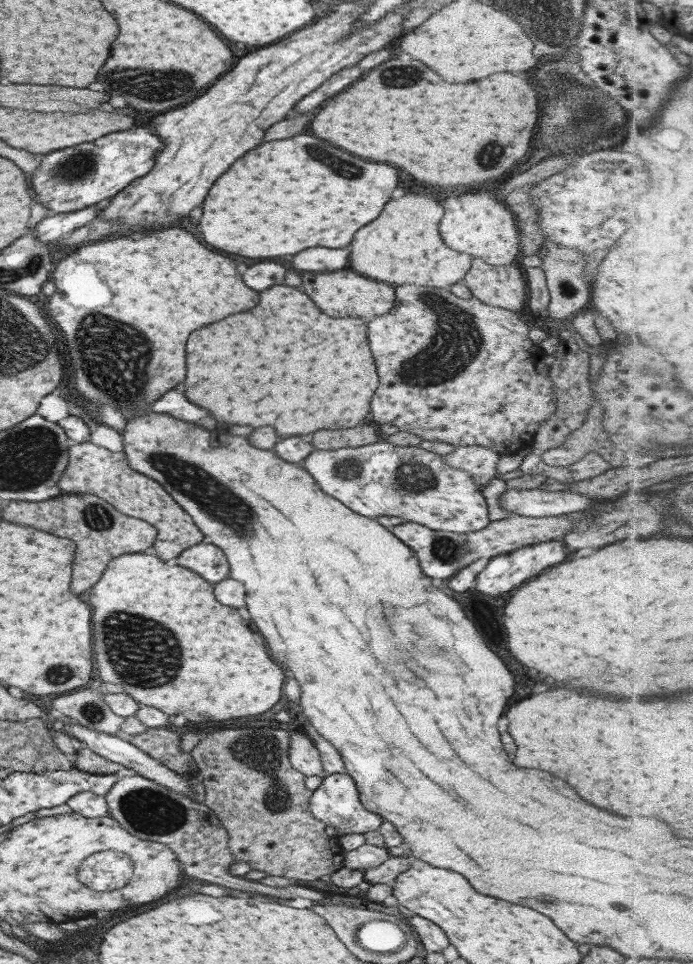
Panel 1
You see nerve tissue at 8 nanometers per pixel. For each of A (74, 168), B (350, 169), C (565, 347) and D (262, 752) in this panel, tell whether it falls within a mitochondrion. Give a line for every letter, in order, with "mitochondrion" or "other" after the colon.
A: mitochondrion
B: mitochondrion
C: other
D: mitochondrion

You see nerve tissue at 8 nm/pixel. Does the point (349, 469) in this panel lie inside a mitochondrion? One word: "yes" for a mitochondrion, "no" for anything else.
yes

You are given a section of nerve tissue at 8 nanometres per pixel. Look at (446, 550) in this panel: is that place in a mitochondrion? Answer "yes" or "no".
yes

